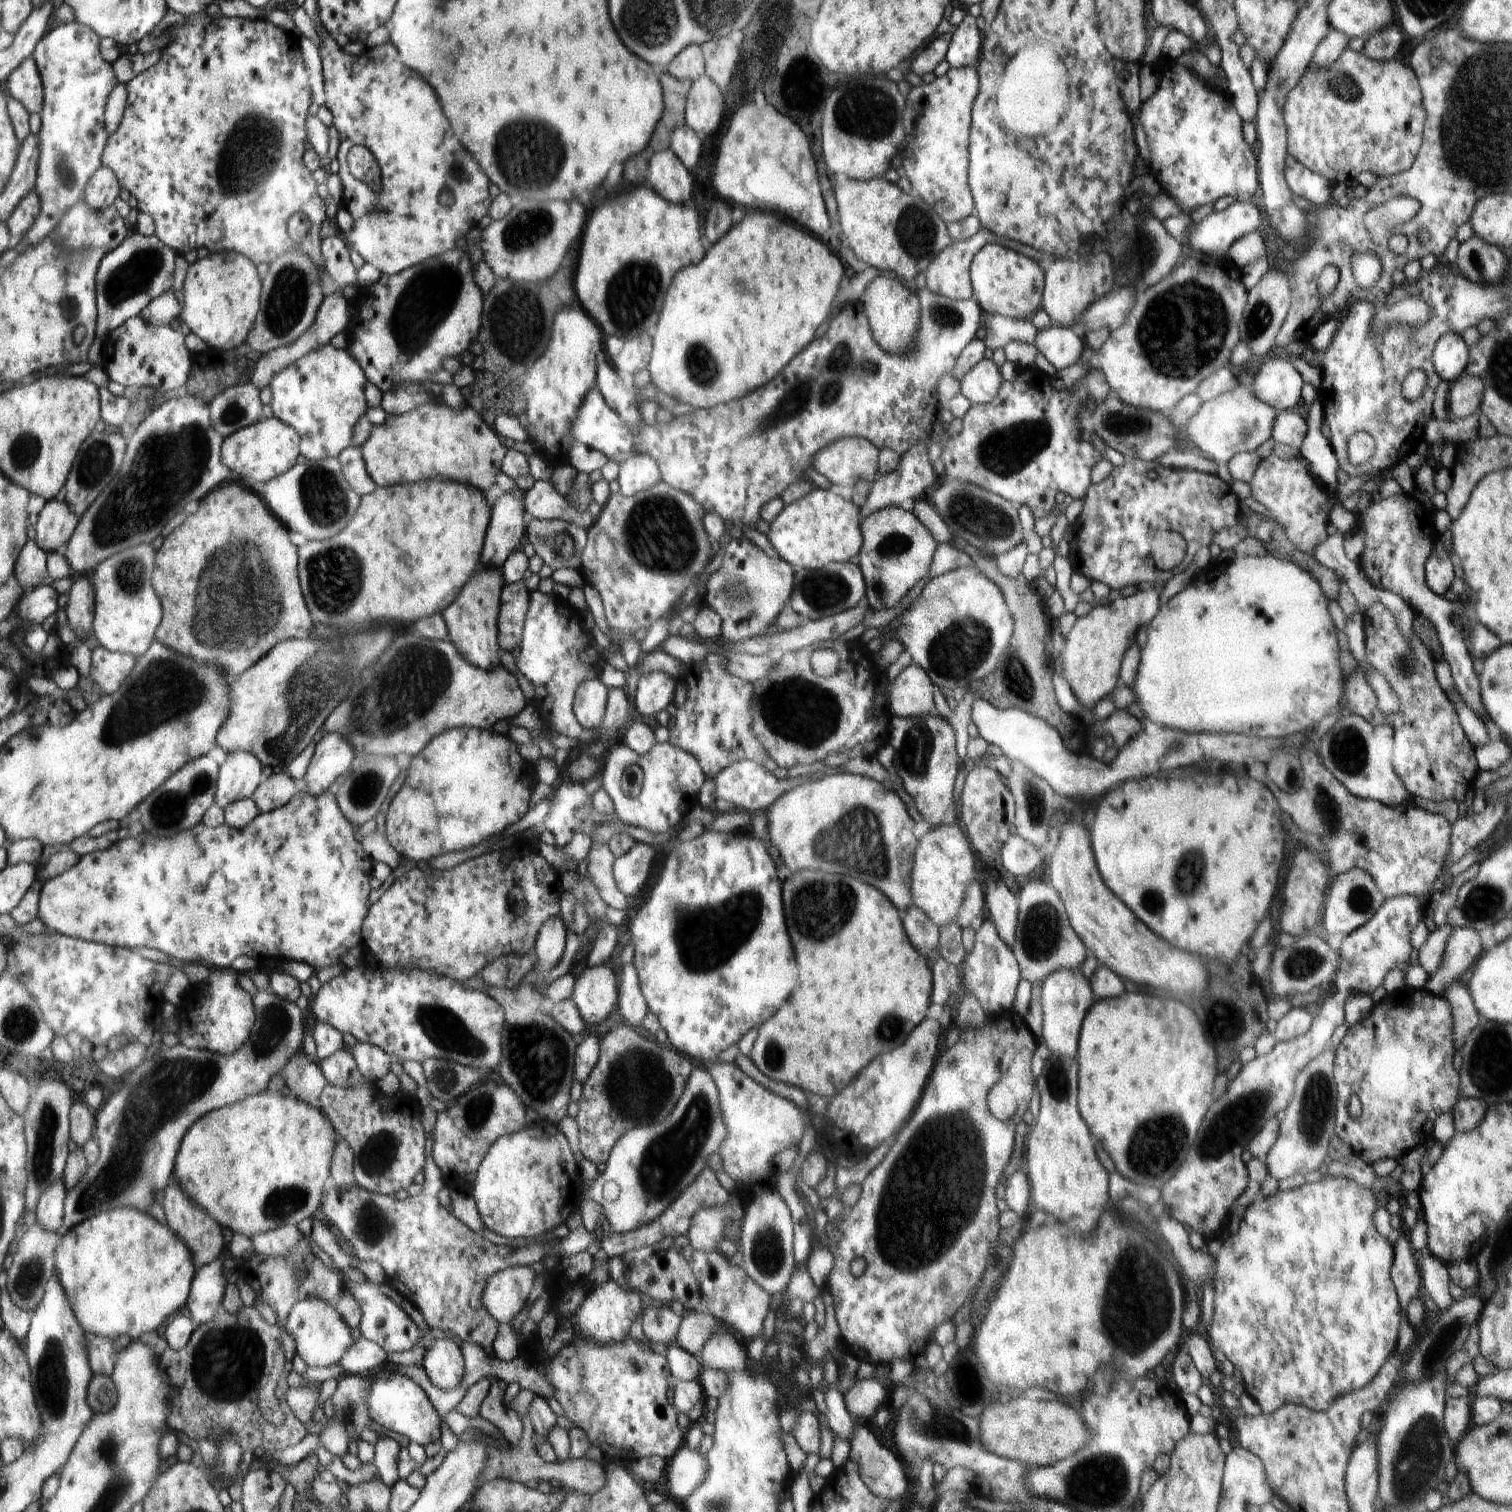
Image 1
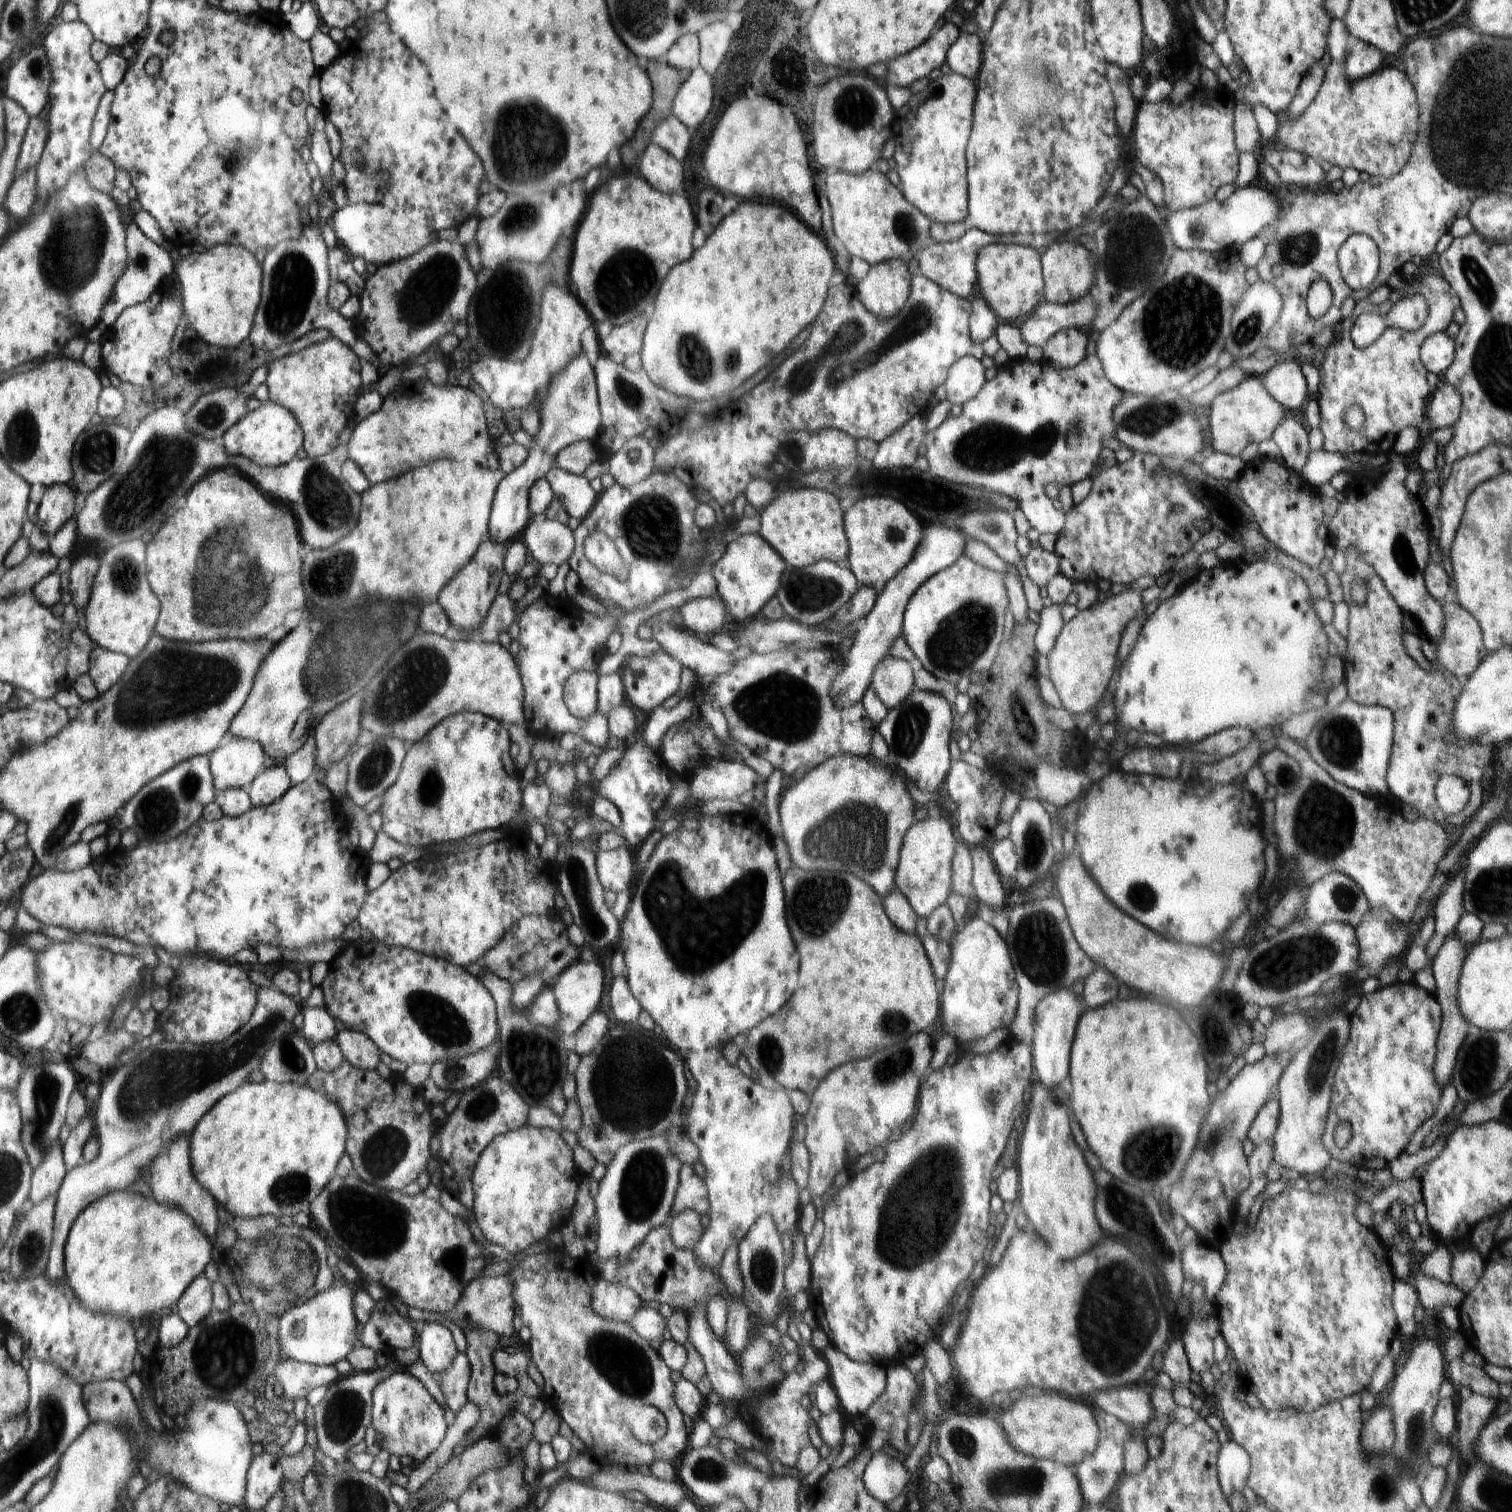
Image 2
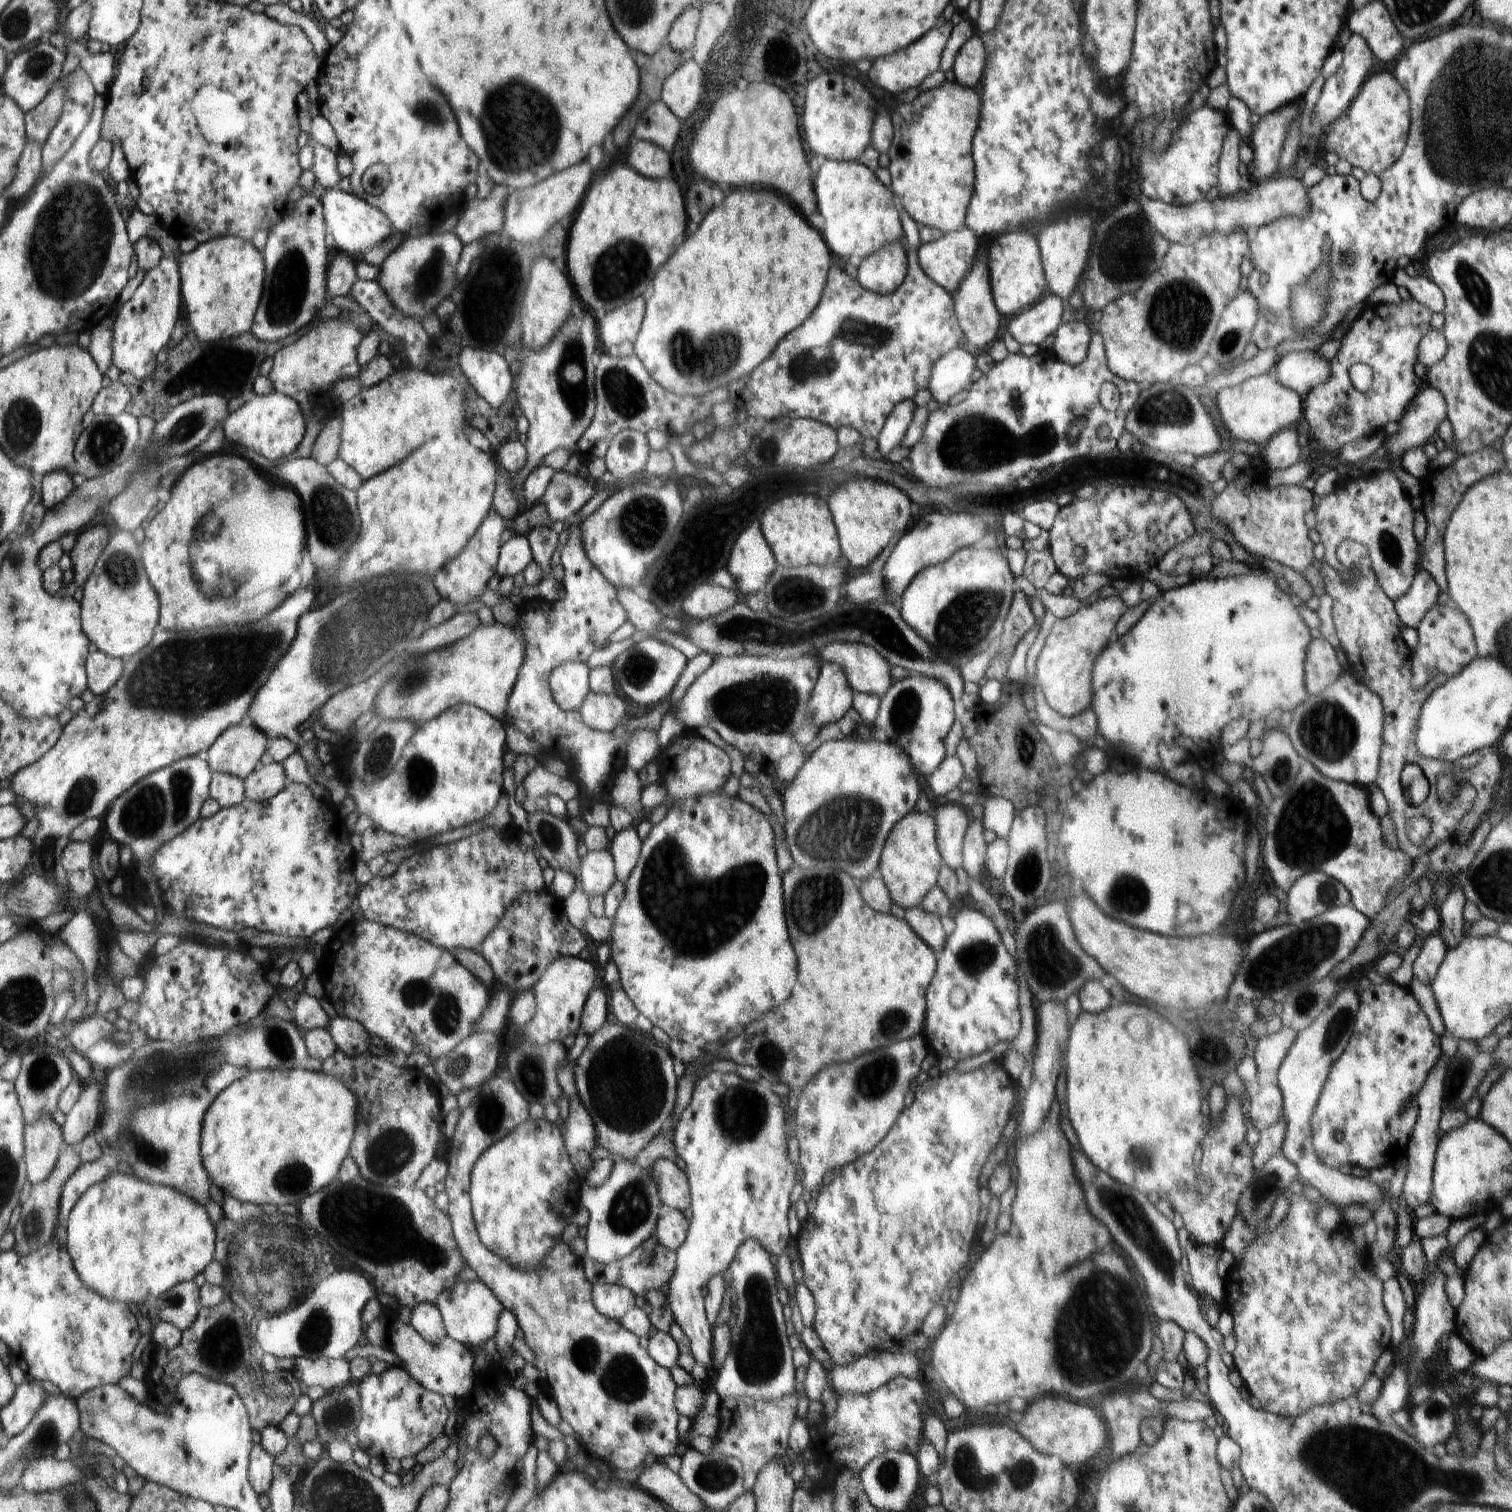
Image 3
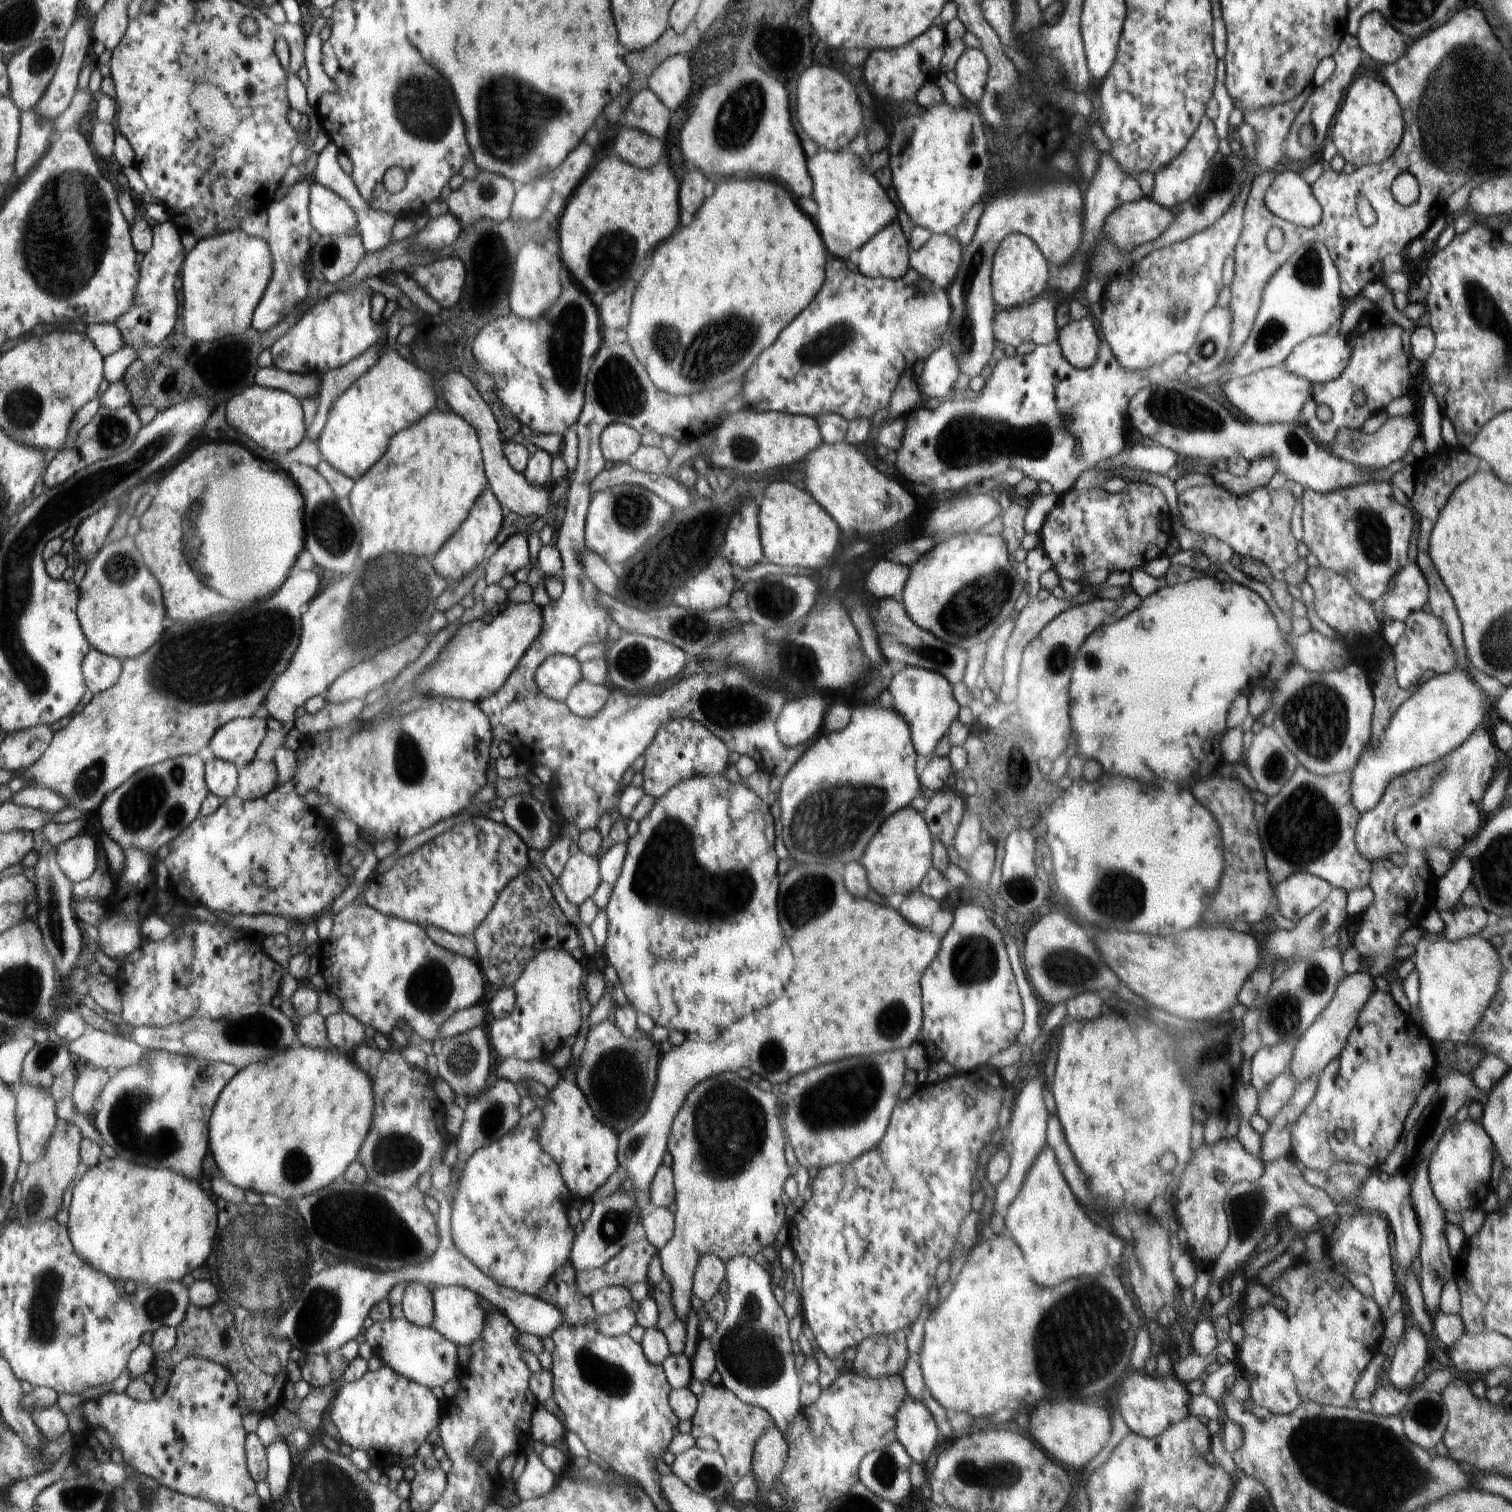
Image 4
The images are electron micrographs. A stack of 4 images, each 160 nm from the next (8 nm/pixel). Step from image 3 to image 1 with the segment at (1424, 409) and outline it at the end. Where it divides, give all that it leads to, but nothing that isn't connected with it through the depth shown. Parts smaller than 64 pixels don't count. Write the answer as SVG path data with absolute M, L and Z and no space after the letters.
M1470 373L1452 382L1448 393L1449 416L1463 419L1480 412L1484 389L1483 378Z

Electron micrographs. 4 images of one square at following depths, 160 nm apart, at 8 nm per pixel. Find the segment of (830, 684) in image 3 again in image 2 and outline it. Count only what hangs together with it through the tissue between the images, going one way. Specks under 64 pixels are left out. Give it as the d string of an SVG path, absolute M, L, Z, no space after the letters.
M930 523L924 526L923 537L919 548L911 561L878 594L873 609L857 627L856 638L850 652L844 658L843 672L838 674L833 682L833 698L838 707L845 707L860 700L865 700L874 670L886 657L891 656L891 650L900 635L903 634L903 614L912 595L933 574L948 568L964 554L965 538L955 526L950 529Z

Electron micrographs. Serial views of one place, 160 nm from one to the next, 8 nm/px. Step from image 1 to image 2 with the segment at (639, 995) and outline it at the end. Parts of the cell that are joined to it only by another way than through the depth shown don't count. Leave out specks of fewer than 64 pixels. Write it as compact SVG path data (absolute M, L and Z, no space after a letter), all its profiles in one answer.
M625 975L616 976L610 988L610 1008L616 1015L620 1022L636 1023L642 1006L636 998L634 998L633 991L629 987L629 981L626 980Z

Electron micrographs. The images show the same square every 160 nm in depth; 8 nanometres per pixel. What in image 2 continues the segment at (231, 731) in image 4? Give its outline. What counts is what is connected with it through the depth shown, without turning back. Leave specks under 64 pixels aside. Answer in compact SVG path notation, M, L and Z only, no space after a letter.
M228 735L209 755L214 784L219 791L248 789L249 784L261 773L264 764L264 750L258 741L232 735Z

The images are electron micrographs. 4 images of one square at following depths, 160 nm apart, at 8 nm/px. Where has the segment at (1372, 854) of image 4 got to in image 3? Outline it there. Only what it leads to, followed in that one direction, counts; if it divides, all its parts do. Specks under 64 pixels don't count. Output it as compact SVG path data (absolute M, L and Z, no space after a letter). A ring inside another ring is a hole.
M1343 540L1340 544L1340 549L1338 552L1338 560L1340 563L1346 567L1352 567L1354 564L1360 568L1361 577L1357 583L1353 586L1348 586L1340 580L1338 572L1331 566L1323 562L1320 572L1323 576L1323 581L1325 584L1325 591L1327 595L1333 600L1333 623L1335 624L1336 634L1338 640L1340 641L1341 648L1344 650L1350 672L1356 676L1356 680L1362 683L1369 691L1372 691L1380 700L1382 701L1383 711L1384 711L1384 724L1383 724L1383 745L1381 748L1380 758L1379 758L1379 771L1375 784L1382 791L1382 794L1386 797L1389 816L1394 819L1394 824L1396 826L1396 834L1398 837L1399 847L1412 858L1418 858L1422 854L1430 851L1438 846L1442 841L1446 839L1453 838L1455 836L1455 828L1457 824L1464 818L1464 815L1472 808L1474 799L1476 798L1476 789L1469 784L1463 783L1459 785L1459 792L1455 797L1455 800L1450 805L1443 805L1440 799L1437 797L1437 780L1440 776L1449 773L1450 771L1460 771L1462 769L1470 768L1479 762L1483 756L1480 752L1474 751L1469 755L1463 756L1462 758L1455 760L1453 763L1446 762L1443 760L1432 760L1431 758L1426 758L1425 756L1419 755L1418 747L1415 747L1415 729L1418 728L1419 714L1423 704L1427 698L1440 686L1444 684L1444 676L1442 676L1442 682L1438 680L1428 680L1426 686L1414 688L1411 685L1411 680L1413 677L1412 665L1411 665L1411 651L1408 649L1404 639L1402 639L1402 629L1400 629L1400 619L1398 613L1395 609L1395 602L1388 598L1388 595L1382 590L1382 587L1377 581L1377 576L1372 568L1372 563L1370 560L1370 555L1367 554L1367 548L1363 544L1357 543L1356 541ZM1407 764L1418 765L1427 775L1429 782L1430 794L1428 798L1420 804L1413 805L1408 804L1404 800L1404 792L1402 792L1402 787L1400 784L1401 772L1404 766ZM1426 816L1431 823L1431 829L1428 836L1424 839L1424 842L1416 844L1412 842L1407 837L1407 828L1405 825L1407 821L1412 818Z

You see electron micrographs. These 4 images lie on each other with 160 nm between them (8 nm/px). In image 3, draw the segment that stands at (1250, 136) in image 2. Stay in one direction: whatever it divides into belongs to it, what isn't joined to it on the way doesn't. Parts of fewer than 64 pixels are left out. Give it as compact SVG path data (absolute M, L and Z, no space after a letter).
M1232 126L1223 140L1222 154L1218 161L1218 186L1220 194L1218 197L1230 196L1241 188L1241 177L1239 174L1240 157L1239 146L1245 138Z

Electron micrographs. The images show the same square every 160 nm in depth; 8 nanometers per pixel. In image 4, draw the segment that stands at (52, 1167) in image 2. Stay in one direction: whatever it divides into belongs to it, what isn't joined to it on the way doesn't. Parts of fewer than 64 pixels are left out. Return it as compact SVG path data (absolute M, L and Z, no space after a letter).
M19 1086L17 1098L18 1136L22 1160L28 1165L39 1161L48 1148L57 1123L55 1100L48 1089Z

